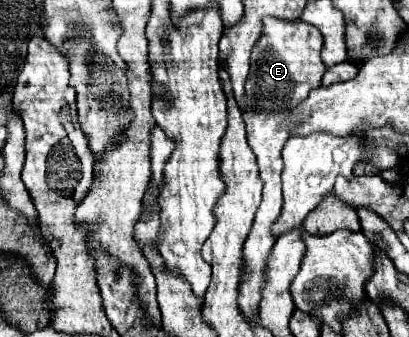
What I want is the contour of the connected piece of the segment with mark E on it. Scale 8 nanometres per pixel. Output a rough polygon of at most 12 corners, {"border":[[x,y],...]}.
{"border":[[263,18],[243,120],[263,202],[245,240],[239,306],[259,308],[279,218],[279,130],[321,86],[321,32]]}

